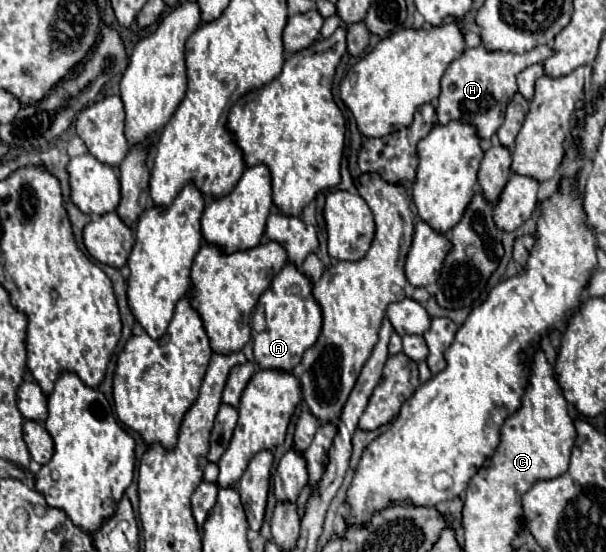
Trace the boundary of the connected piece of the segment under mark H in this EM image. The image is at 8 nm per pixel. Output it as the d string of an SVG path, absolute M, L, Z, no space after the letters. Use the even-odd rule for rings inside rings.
M482 45L474 49L466 49L458 59L450 63L442 77L442 91L436 101L436 123L446 125L450 121L464 121L476 127L476 135L482 141L488 141L498 127L502 125L502 113L510 101L510 97L518 91L516 75L534 65L546 61L554 51L548 45L540 45L528 53L490 53Z

